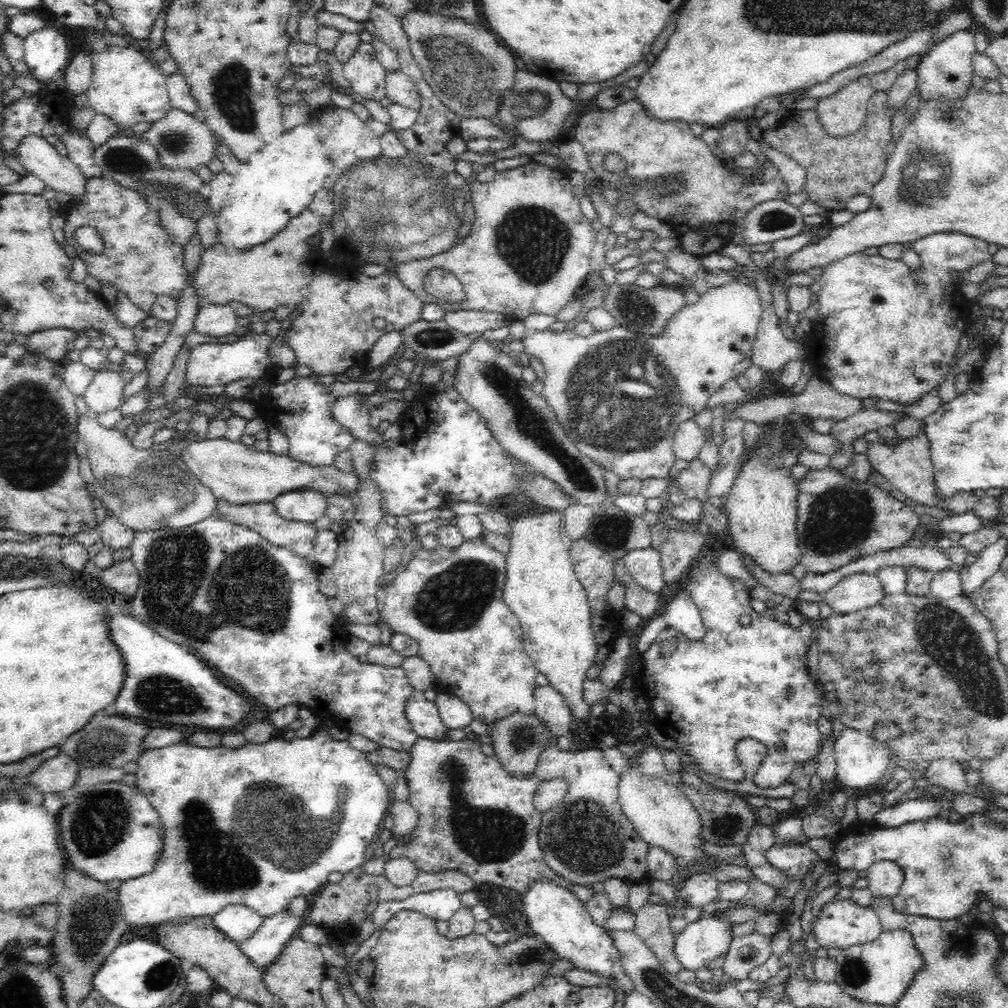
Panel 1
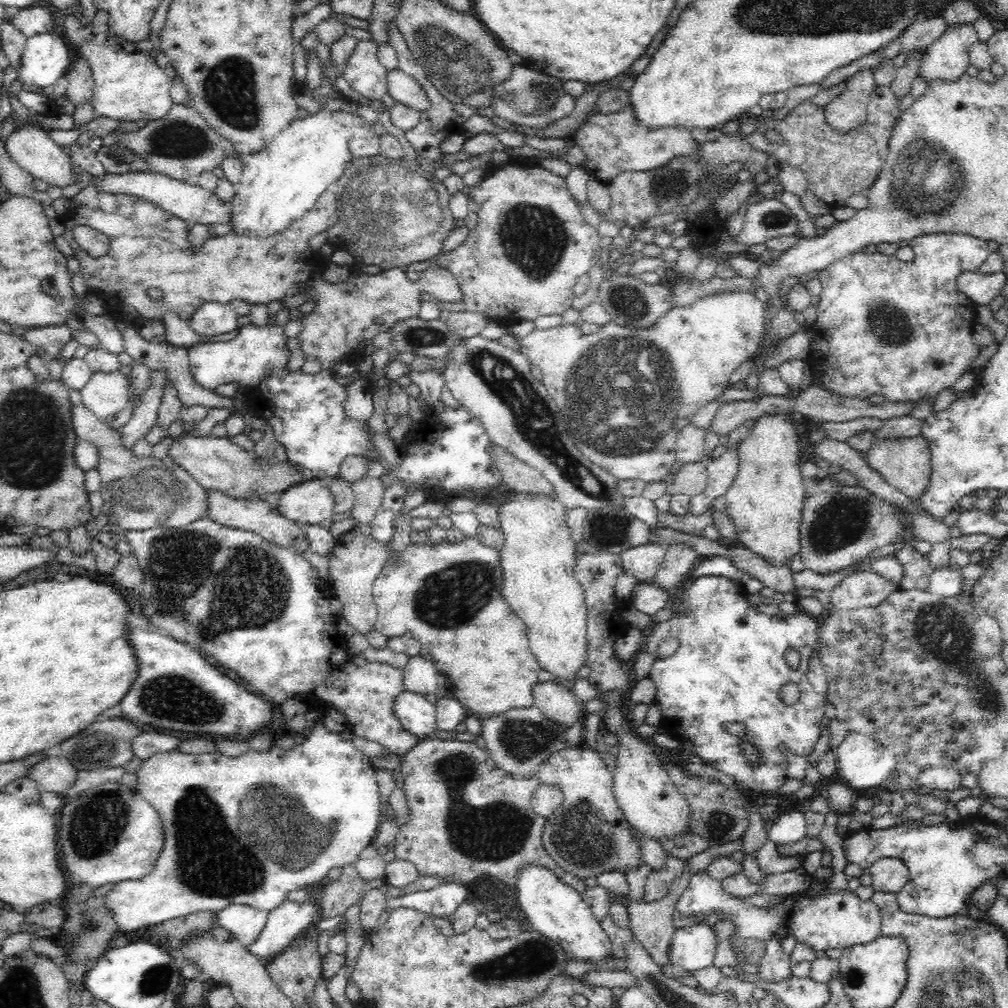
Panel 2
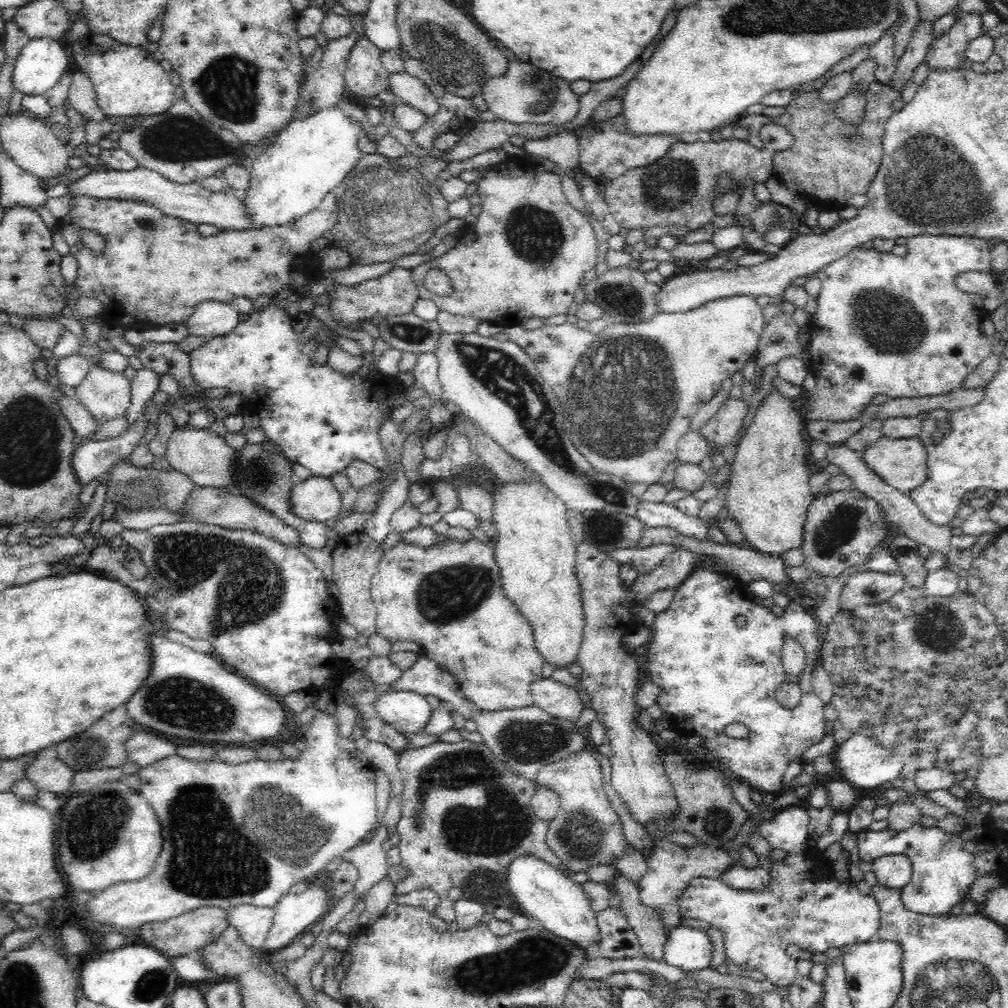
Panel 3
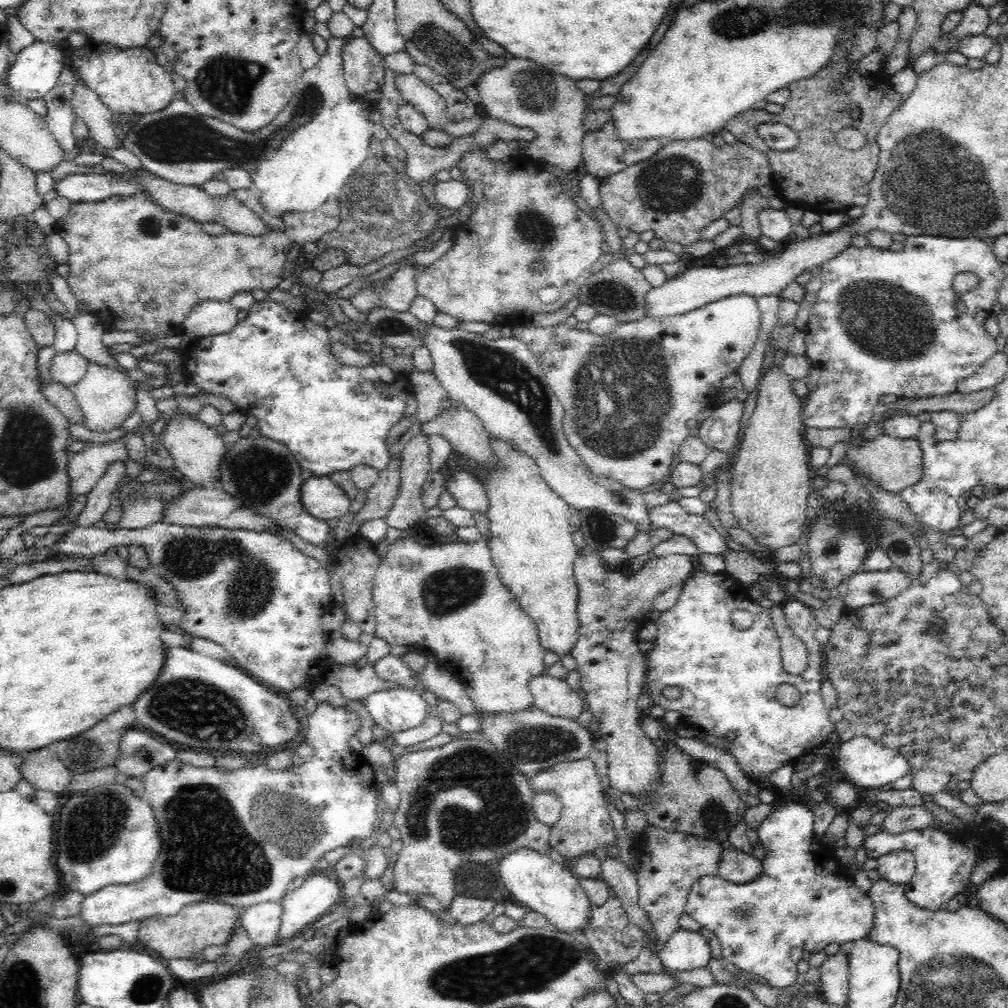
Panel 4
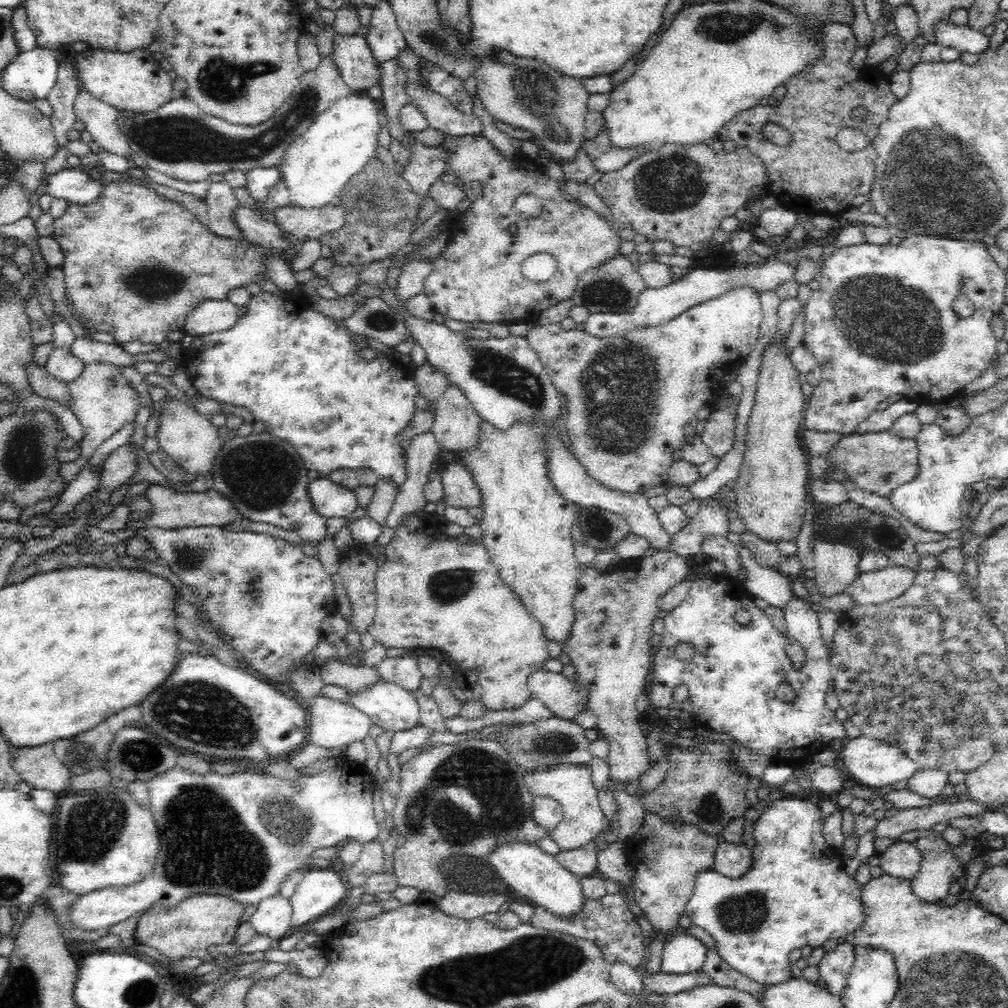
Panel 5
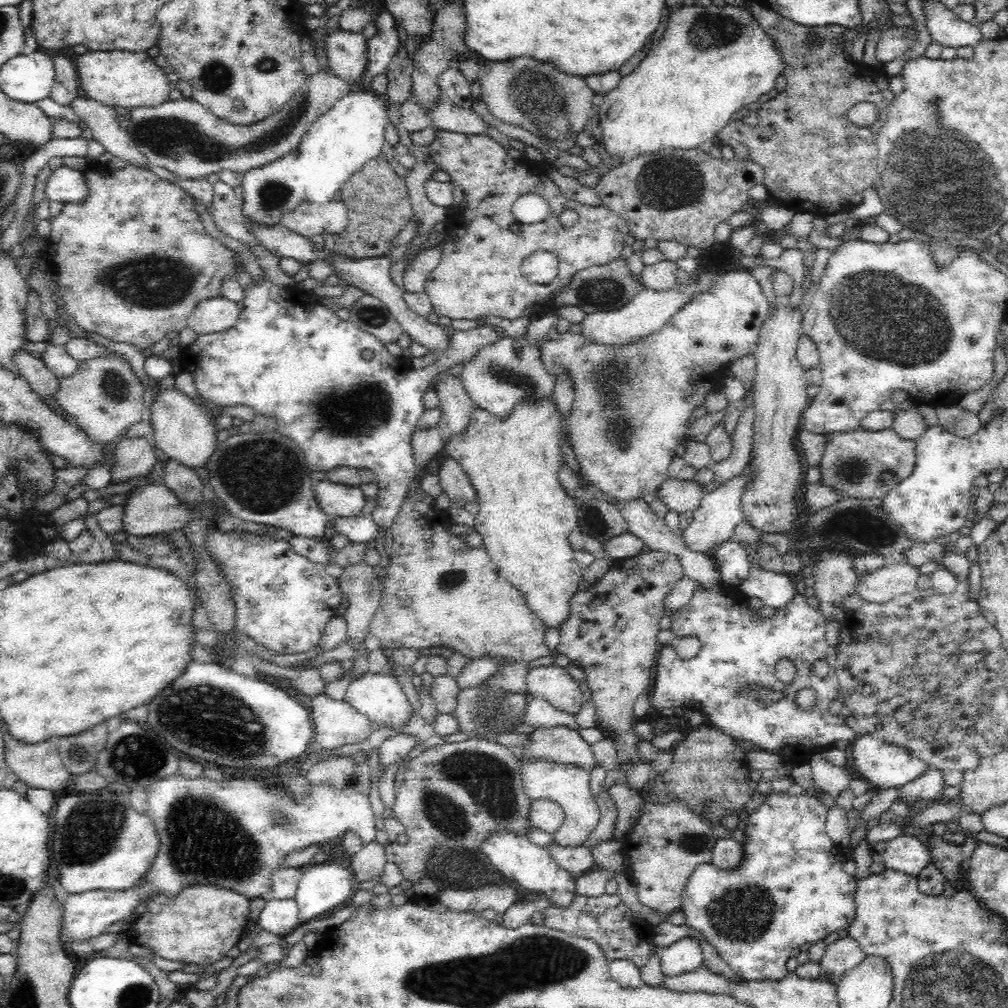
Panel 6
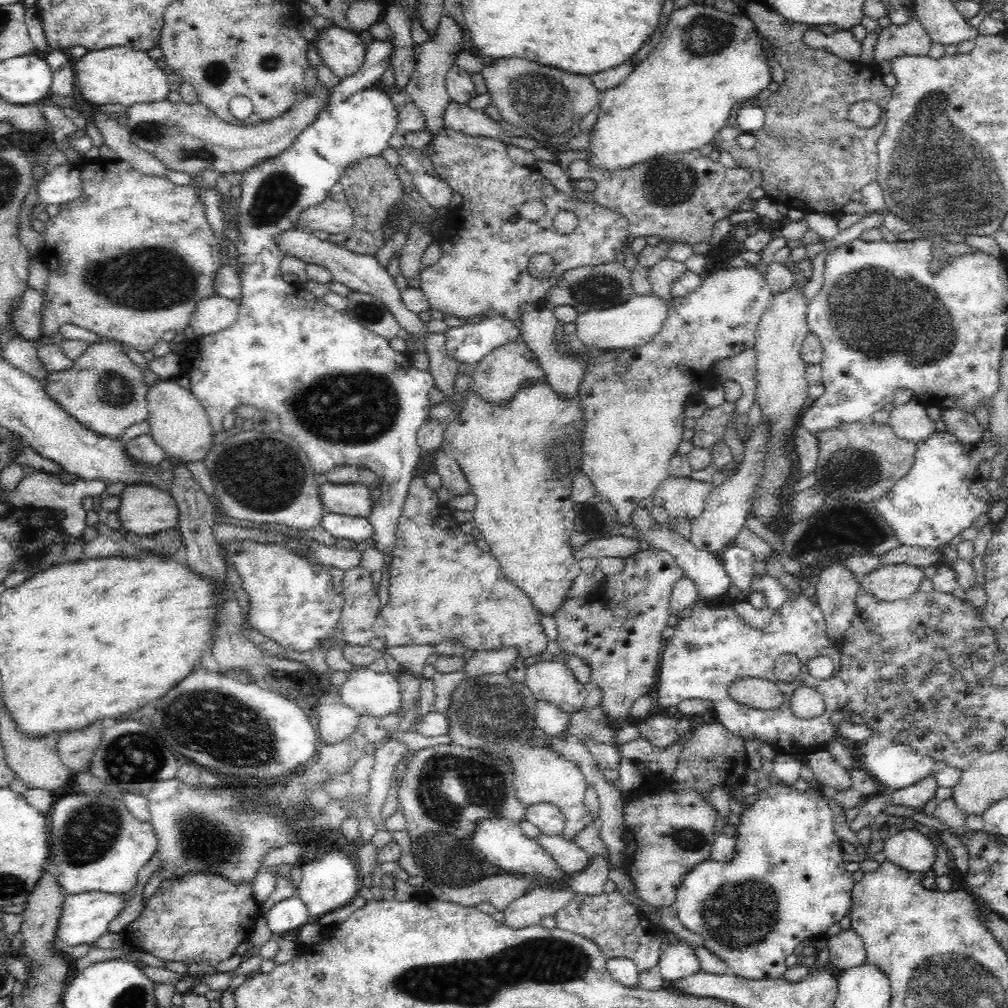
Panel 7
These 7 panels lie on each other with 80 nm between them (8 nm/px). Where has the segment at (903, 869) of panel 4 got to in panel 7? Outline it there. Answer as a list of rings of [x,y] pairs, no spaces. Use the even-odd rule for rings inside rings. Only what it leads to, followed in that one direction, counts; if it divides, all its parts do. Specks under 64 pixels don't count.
[[[907,824],[894,830],[883,849],[886,859],[914,873],[930,871],[937,859],[937,846],[927,834]]]

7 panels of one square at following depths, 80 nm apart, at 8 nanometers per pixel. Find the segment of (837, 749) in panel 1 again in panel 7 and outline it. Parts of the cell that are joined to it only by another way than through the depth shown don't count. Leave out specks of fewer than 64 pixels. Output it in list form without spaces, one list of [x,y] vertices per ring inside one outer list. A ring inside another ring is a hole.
[[[879,734],[868,738],[862,744],[864,748],[860,751],[862,755],[861,769],[866,771],[873,780],[878,780],[880,784],[886,786],[886,790],[898,791],[914,786],[914,784],[922,782],[924,778],[928,778],[936,772],[937,761],[929,755],[918,754],[918,751],[912,749],[910,745],[897,744]]]

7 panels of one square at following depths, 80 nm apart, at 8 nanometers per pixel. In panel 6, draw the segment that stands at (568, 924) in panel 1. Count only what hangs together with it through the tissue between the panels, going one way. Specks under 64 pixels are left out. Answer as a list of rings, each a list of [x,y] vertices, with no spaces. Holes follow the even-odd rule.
[[[509,828],[494,830],[478,849],[486,854],[492,866],[500,871],[503,878],[508,878],[524,890],[546,896],[554,906],[568,906],[572,902],[572,898],[577,895],[574,891],[575,876],[560,868],[546,847],[542,848],[533,844],[526,835]]]

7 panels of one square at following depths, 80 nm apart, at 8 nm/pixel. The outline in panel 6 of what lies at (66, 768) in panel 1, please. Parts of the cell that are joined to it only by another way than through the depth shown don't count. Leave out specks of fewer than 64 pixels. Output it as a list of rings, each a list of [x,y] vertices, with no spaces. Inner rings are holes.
[[[3,724],[3,744],[9,771],[19,780],[24,781],[28,788],[40,788],[52,791],[58,790],[64,784],[72,788],[72,775],[62,763],[61,756],[57,750],[57,739],[47,739],[37,744],[20,743],[20,741],[16,741],[16,738],[10,735],[6,724]]]

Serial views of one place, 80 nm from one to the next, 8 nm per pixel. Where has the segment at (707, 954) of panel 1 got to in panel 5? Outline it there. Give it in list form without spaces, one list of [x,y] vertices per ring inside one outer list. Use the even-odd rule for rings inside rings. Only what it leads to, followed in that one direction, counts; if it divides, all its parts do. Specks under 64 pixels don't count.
[[[682,933],[665,943],[661,971],[668,974],[696,972],[705,960],[706,950],[700,939]]]

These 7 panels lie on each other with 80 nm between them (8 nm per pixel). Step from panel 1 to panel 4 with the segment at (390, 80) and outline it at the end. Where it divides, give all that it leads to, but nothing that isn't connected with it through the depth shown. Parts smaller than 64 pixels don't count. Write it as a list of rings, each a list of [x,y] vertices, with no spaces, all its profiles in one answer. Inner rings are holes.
[[[413,73],[399,74],[395,83],[406,102],[425,116],[430,129],[440,129],[451,138],[458,138],[470,136],[481,127],[482,120],[477,114],[462,120],[451,120],[447,115],[446,101]]]

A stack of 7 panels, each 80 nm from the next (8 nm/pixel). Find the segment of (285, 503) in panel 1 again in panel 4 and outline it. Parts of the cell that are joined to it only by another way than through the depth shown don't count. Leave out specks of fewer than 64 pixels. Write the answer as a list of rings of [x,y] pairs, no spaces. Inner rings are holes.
[[[309,477],[301,486],[302,505],[322,521],[340,518],[351,508],[352,498],[328,477]]]

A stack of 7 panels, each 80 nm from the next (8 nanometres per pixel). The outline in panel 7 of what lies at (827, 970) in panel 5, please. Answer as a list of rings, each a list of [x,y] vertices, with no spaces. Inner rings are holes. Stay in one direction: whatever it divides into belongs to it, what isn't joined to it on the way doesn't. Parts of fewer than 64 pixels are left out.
[[[852,928],[842,929],[838,934],[827,938],[830,948],[829,970],[839,974],[848,968],[863,965],[866,949],[862,937]]]

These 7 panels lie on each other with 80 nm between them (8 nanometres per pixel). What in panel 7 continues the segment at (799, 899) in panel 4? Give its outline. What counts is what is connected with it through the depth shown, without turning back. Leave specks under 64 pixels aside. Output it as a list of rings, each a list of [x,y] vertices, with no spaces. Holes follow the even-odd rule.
[[[784,783],[776,784],[775,786],[771,785],[766,790],[758,790],[752,799],[742,803],[739,814],[740,821],[736,825],[734,833],[735,854],[733,858],[728,862],[718,862],[709,859],[699,862],[696,866],[692,866],[692,870],[682,876],[680,887],[672,904],[674,908],[673,912],[675,912],[675,916],[677,916],[684,927],[690,929],[694,934],[700,934],[702,936],[703,945],[712,954],[727,962],[728,973],[741,976],[748,980],[782,979],[787,968],[784,964],[784,959],[786,956],[792,954],[794,948],[798,944],[801,944],[802,940],[806,940],[806,938],[817,939],[819,937],[825,937],[828,927],[832,926],[834,922],[839,922],[841,918],[844,918],[844,914],[852,906],[851,892],[855,883],[846,870],[845,864],[847,862],[844,861],[841,841],[834,832],[834,812],[832,812],[832,808],[830,808],[826,798],[821,794],[820,787],[811,788],[804,792],[799,788],[791,788],[791,786],[787,786]]]

